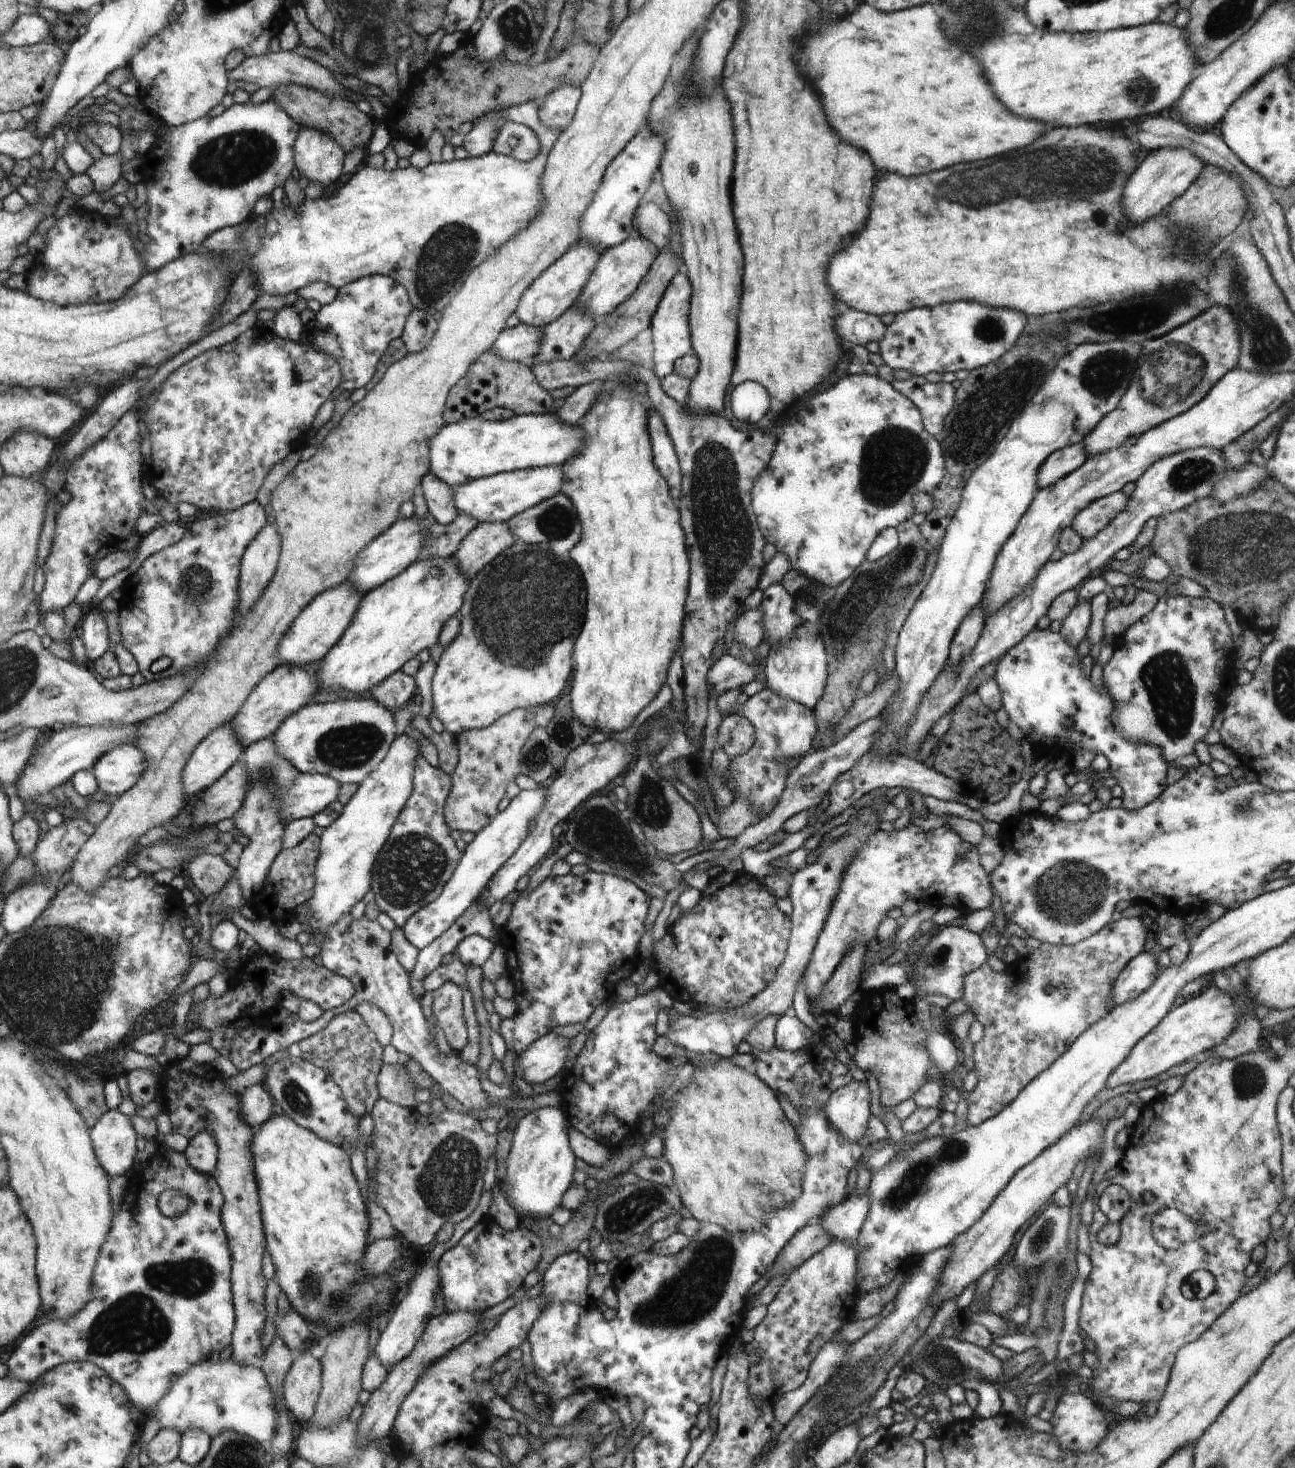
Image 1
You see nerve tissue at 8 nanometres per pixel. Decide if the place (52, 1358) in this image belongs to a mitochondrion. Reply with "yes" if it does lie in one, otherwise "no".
no

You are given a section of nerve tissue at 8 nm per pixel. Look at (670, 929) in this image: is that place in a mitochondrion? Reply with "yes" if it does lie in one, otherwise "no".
no

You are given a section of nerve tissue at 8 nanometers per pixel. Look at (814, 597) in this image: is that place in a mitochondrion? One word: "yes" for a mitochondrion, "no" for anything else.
yes

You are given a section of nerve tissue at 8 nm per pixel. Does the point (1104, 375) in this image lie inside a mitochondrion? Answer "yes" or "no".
yes

